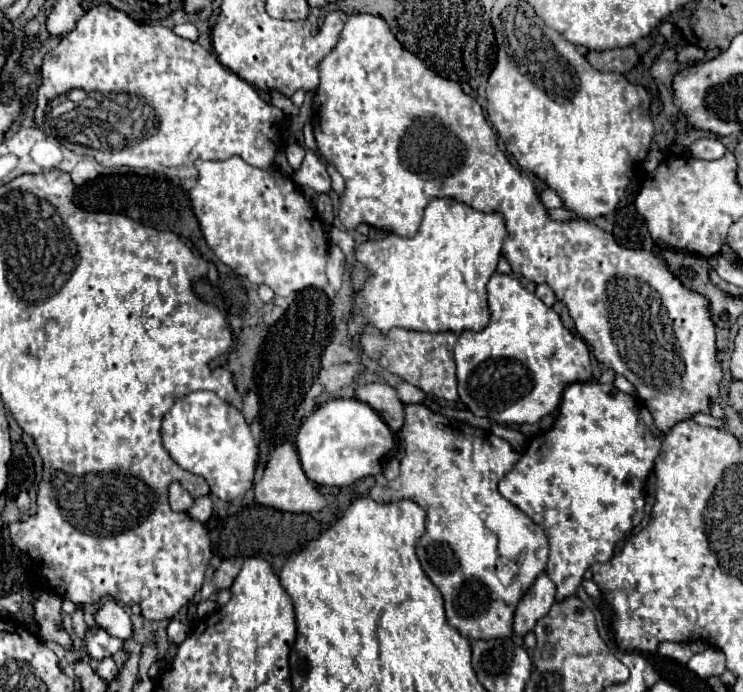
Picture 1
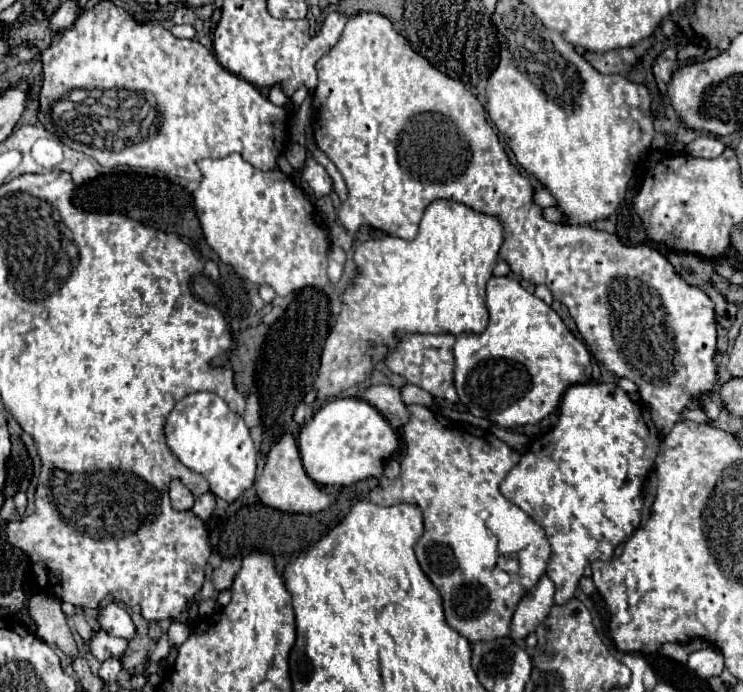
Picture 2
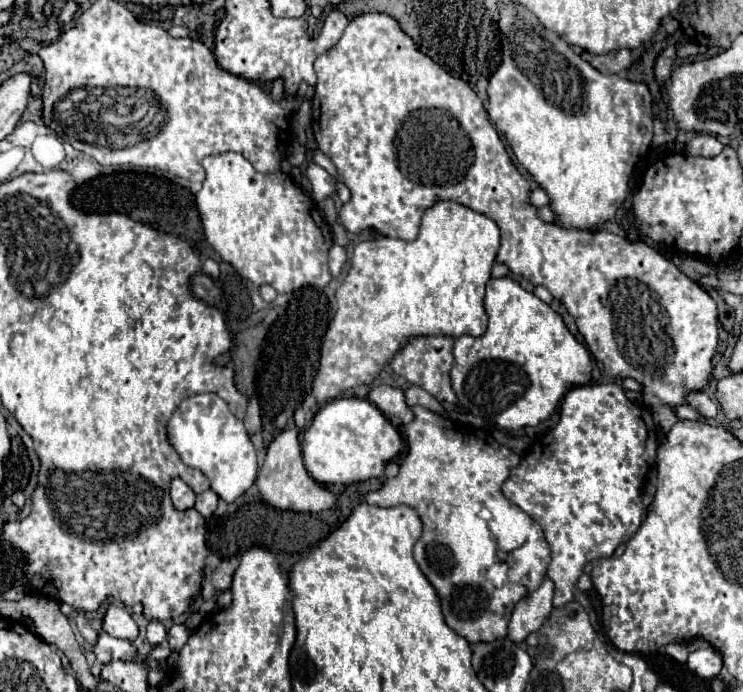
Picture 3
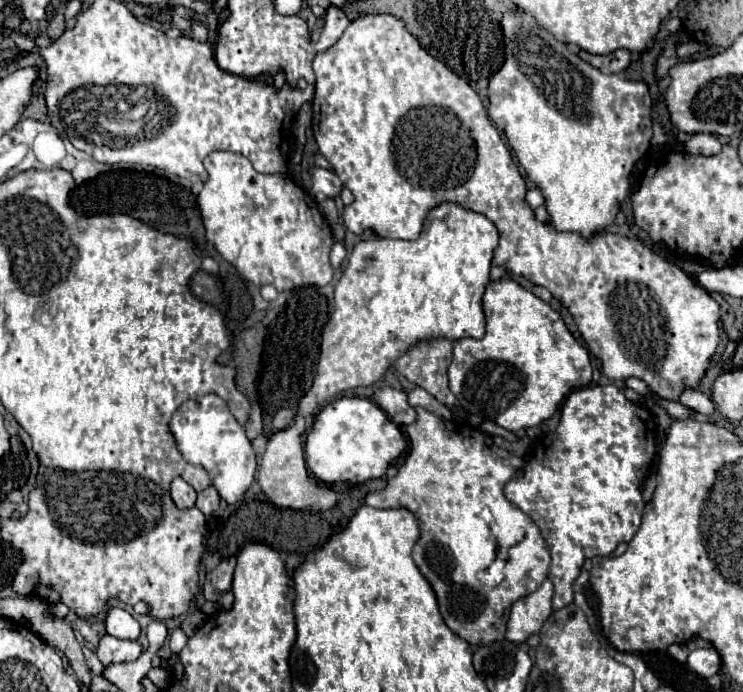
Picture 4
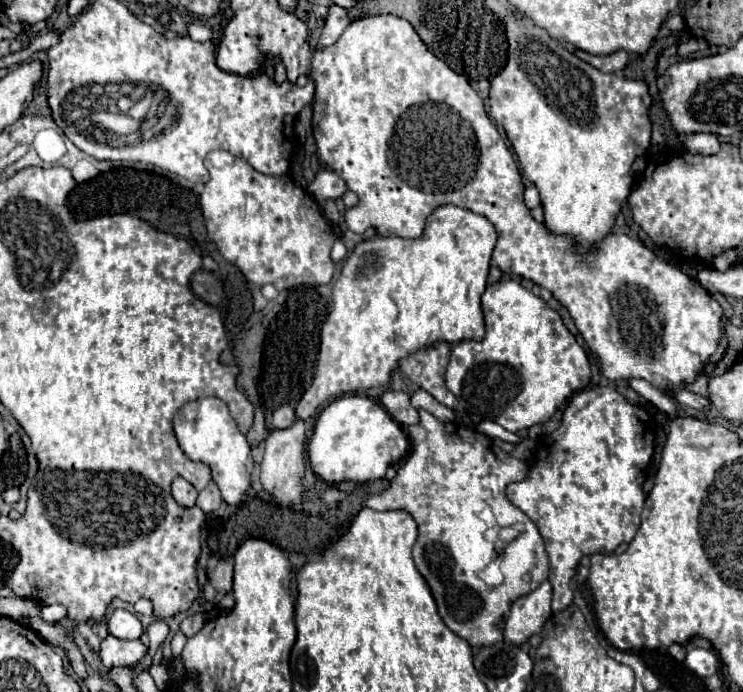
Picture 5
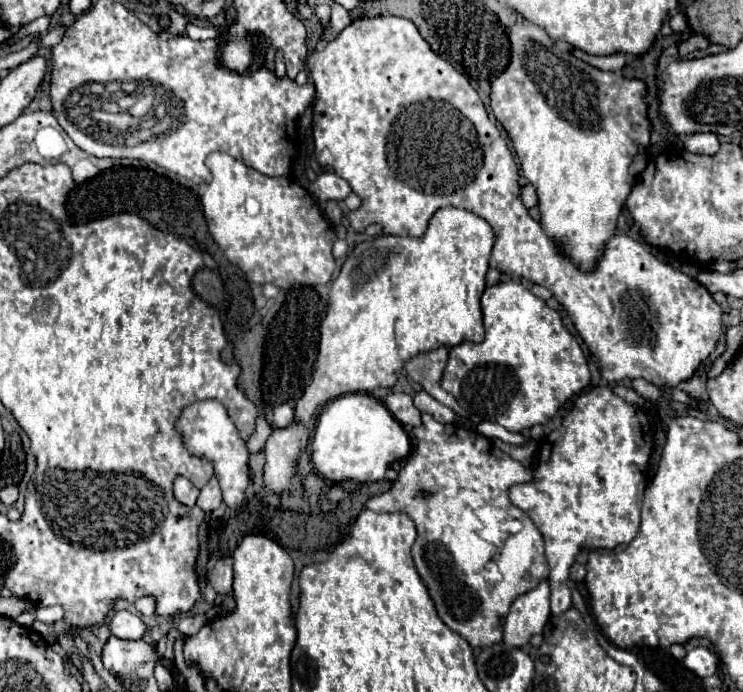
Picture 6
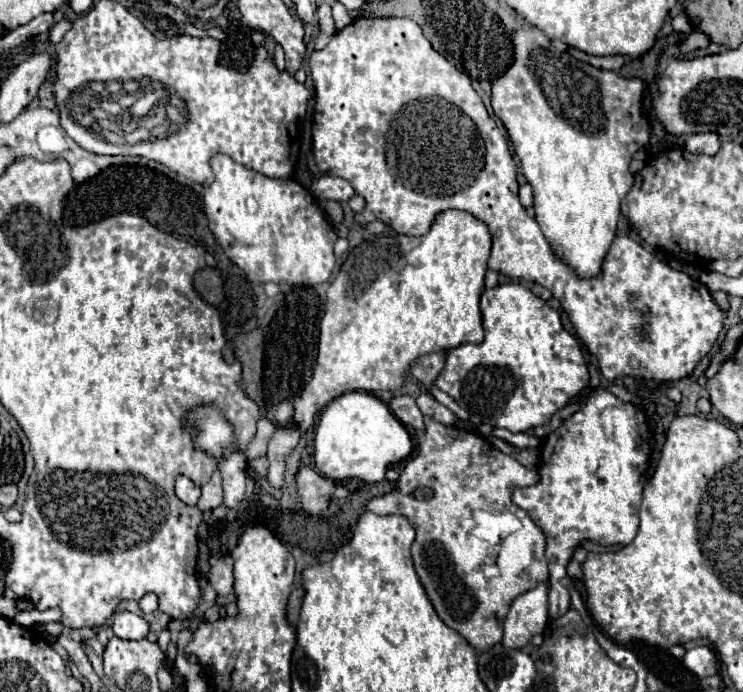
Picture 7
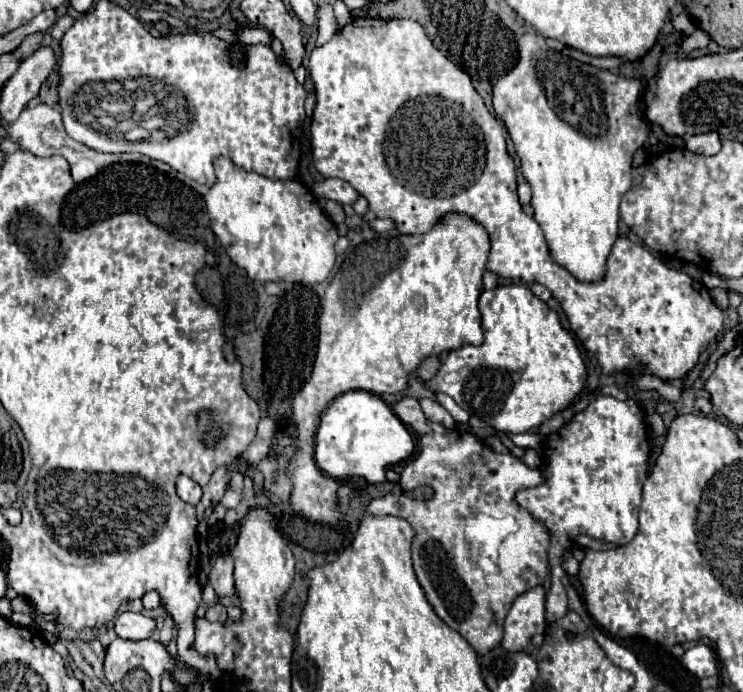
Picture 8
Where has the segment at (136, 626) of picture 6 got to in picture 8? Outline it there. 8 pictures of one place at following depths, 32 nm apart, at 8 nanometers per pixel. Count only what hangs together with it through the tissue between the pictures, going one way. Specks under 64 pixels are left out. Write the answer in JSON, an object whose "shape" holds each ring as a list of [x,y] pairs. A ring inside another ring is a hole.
{"shape":[[[124,612],[116,620],[116,634],[128,640],[144,640],[156,628],[156,620],[144,612]]]}

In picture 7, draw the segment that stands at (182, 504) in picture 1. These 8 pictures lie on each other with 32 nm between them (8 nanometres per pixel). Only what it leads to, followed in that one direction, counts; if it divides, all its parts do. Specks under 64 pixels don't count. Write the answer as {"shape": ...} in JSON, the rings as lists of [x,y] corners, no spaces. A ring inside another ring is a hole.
{"shape":[[[178,476],[176,478],[176,496],[190,506],[196,506],[198,498],[200,498],[200,486],[196,486],[190,478],[186,476]]]}

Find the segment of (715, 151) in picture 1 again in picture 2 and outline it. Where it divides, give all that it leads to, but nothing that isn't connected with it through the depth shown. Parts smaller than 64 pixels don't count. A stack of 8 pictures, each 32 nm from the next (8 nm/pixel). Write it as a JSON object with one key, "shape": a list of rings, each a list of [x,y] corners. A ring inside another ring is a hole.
{"shape":[[[698,136],[696,140],[692,140],[686,146],[686,152],[690,156],[698,156],[698,158],[716,158],[724,152],[724,148],[726,146],[714,136]]]}

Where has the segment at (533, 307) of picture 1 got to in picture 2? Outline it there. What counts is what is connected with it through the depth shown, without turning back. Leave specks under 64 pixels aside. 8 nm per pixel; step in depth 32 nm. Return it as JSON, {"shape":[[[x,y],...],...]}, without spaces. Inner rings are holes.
{"shape":[[[492,276],[486,284],[486,308],[490,314],[488,328],[482,334],[462,334],[454,344],[454,388],[460,402],[474,416],[488,418],[506,430],[538,424],[560,406],[570,386],[590,382],[592,366],[588,348],[564,326],[562,318],[548,304],[524,290],[518,280],[510,276]]]}

